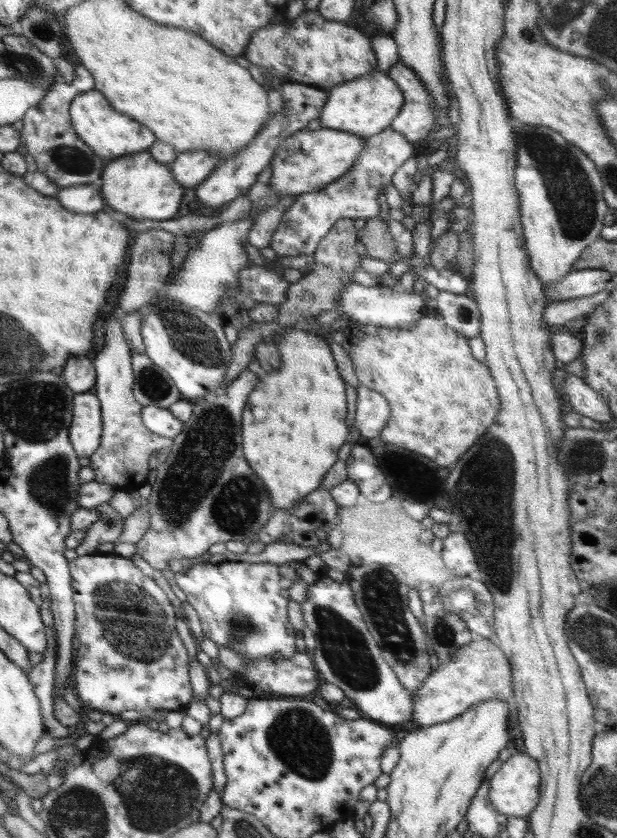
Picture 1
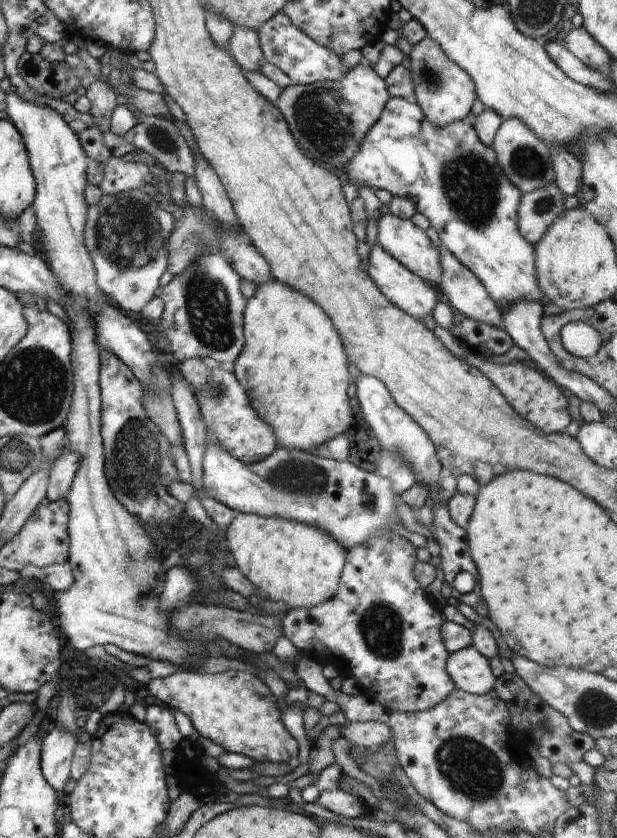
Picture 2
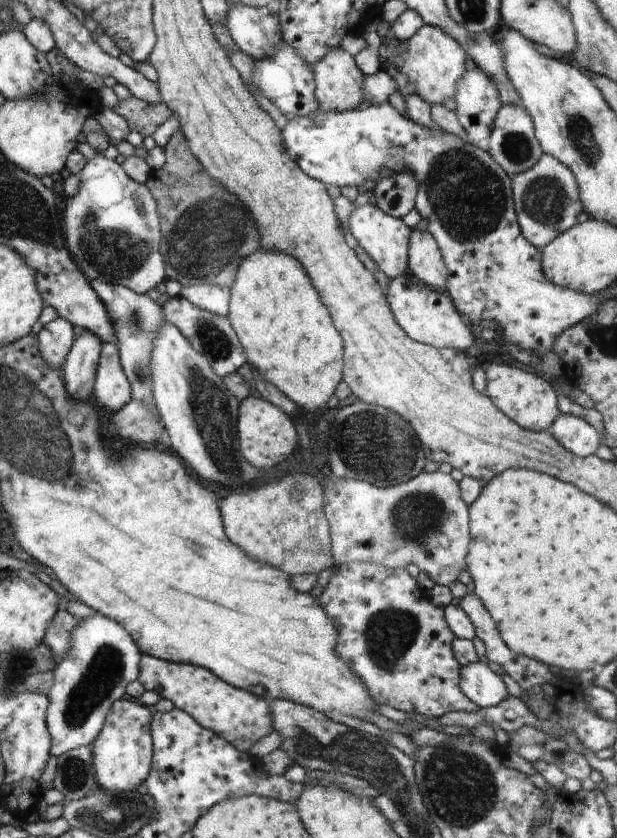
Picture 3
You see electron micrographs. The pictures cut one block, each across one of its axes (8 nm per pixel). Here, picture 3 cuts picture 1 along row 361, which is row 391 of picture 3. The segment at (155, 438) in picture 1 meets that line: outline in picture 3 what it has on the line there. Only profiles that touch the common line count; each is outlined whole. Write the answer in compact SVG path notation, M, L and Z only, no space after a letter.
M114 342L102 343L93 394L99 406L104 411L113 414L131 401L131 383L128 382L127 375L124 374L122 359L119 357L119 347Z

